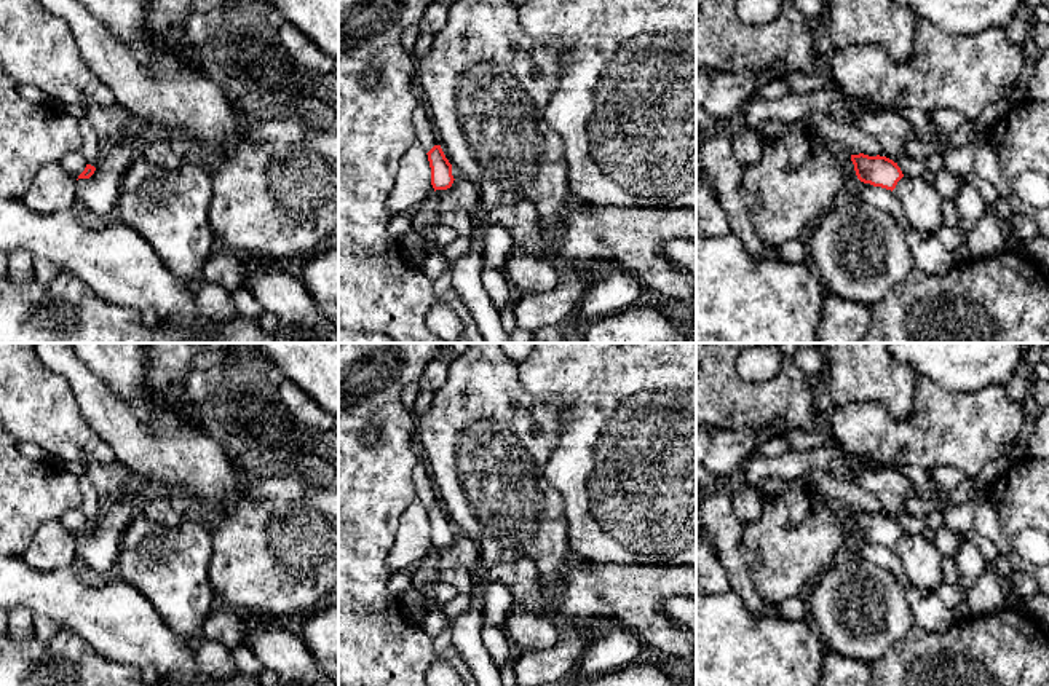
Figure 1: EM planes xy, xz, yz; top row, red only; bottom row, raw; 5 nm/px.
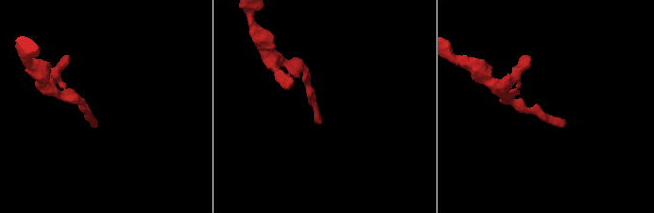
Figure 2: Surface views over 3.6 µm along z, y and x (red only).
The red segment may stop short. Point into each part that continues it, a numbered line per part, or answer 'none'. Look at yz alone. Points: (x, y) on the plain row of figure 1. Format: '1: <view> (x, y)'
none

